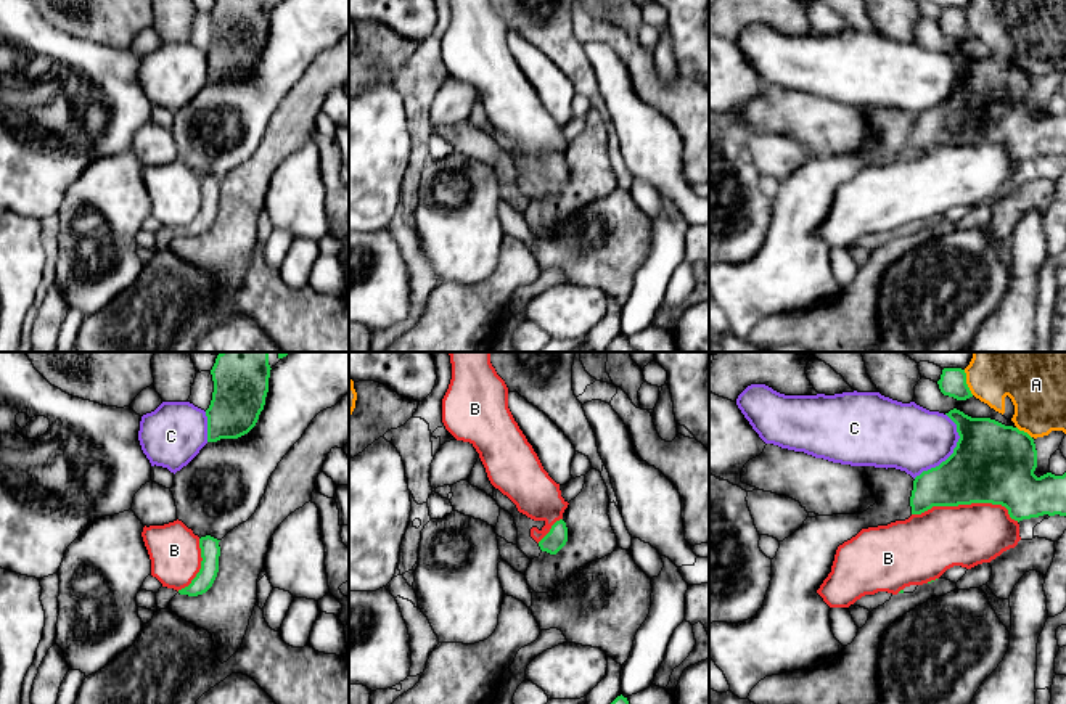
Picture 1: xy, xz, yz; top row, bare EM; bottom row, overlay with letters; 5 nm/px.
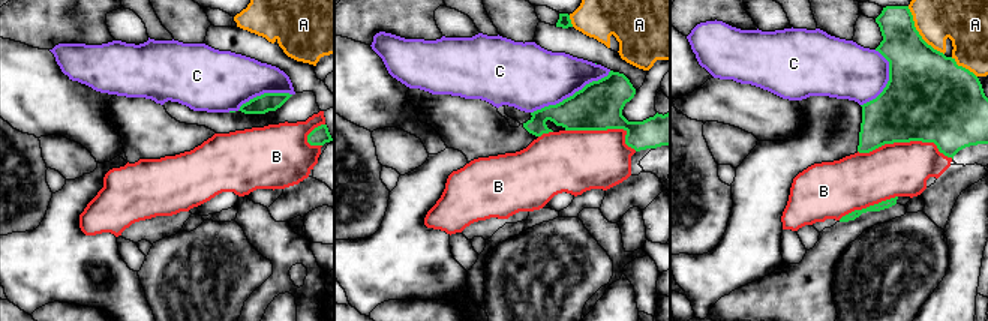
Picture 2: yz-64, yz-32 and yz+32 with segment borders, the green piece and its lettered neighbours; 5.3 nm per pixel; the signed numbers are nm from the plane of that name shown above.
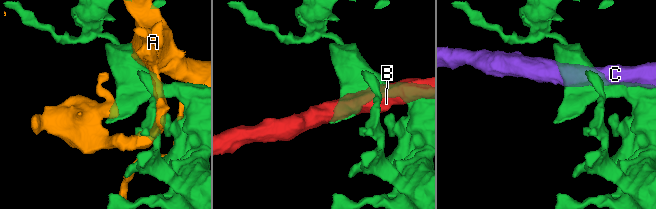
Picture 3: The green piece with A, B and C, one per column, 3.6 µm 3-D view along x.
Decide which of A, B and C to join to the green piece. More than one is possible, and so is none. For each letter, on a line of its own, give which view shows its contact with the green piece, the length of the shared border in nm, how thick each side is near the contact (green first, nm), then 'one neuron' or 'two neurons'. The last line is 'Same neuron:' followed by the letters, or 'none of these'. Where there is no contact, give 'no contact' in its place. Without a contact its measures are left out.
A: contact in yz; length 140 nm; calibres 140 and 360 nm; two neurons
B: contact in yz; length 550 nm; calibres 400 and 300 nm; two neurons
C: contact in yz; length 360 nm; calibres 400 and 340 nm; two neurons
Same neuron: none of these

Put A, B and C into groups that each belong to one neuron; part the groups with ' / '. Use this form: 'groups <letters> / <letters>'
groups A / B / C

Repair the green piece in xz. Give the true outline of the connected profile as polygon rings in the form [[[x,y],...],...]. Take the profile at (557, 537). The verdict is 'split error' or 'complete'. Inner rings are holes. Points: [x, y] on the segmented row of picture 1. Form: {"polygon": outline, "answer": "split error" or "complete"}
{"polygon": [[[494,487],[494,500],[497,505],[508,511],[515,518],[515,524],[518,529],[518,548],[529,558],[539,558],[542,551],[550,555],[556,555],[568,542],[568,527],[563,519],[556,521],[550,532],[537,543],[531,537],[531,529],[537,527],[542,530],[545,521],[534,521],[526,514],[519,513],[516,505],[503,495],[498,489]]], "answer": "split error"}

